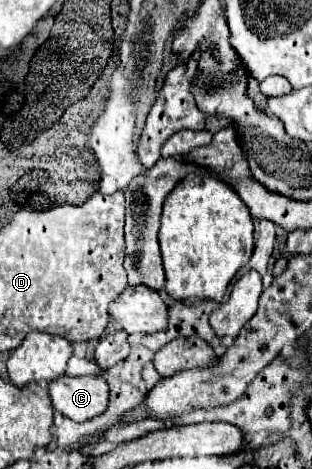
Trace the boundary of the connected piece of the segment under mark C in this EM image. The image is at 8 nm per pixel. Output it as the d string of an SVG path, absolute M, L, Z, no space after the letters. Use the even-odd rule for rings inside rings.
M60 376L52 380L50 398L54 410L74 422L86 422L106 412L110 388L102 376Z

